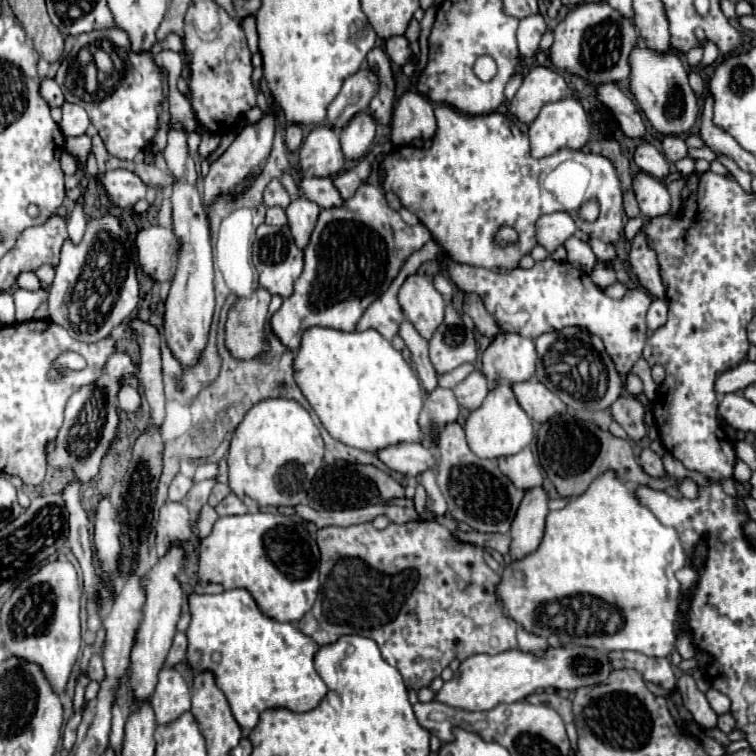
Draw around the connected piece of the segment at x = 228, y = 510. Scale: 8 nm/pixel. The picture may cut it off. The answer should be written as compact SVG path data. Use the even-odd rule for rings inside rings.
M231 493L231 495L227 495L227 497L215 507L215 511L217 511L219 515L241 515L241 513L247 513L249 507L247 507L235 493Z

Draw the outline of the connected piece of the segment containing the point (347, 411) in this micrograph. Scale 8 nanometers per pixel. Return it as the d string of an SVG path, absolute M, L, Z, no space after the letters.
M311 327L305 331L299 351L295 353L295 381L315 413L319 415L323 427L331 437L341 443L377 453L385 447L399 443L421 443L429 433L419 425L419 413L423 409L423 387L415 369L405 361L405 357L393 349L393 345L383 339L375 329L367 331L335 331L325 327Z

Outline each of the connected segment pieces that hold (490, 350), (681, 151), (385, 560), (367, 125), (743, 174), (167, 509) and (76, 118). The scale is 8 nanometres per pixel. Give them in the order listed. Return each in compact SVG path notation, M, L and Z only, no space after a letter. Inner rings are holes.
M501 333L483 353L483 373L489 381L515 383L535 375L535 343L517 333Z
M667 135L663 139L663 151L665 151L665 157L671 161L671 163L677 163L685 157L689 157L689 149L685 145L685 141L677 135Z
M413 521L389 525L383 531L371 523L349 527L323 527L317 531L321 551L321 589L315 605L299 621L299 629L319 645L335 643L343 635L373 639L383 659L397 667L405 685L413 691L429 687L453 659L467 659L475 653L497 655L517 647L517 623L503 615L497 585L499 575L483 561L483 549L459 543L447 527L437 521Z
M357 113L339 135L345 159L349 161L361 159L367 153L367 149L371 147L373 137L375 137L373 117L369 113Z
M717 157L727 169L729 169L729 173L733 175L733 179L747 191L747 193L751 193L751 175L747 173L747 171L743 171L743 169L739 169L739 165L737 163L733 163L729 157Z
M167 501L161 507L155 531L157 531L157 553L159 553L159 557L165 555L167 549L175 541L193 539L195 535L191 531L191 513L189 513L189 509L183 503Z
M65 103L61 109L63 109L63 121L61 121L63 135L65 137L85 135L87 127L89 127L89 117L87 117L85 109L79 105L71 105L71 103Z

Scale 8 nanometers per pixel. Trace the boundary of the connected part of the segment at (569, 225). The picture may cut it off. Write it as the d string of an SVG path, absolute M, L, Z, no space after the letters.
M551 213L541 215L537 221L537 241L549 253L553 253L559 245L565 243L575 233L575 223L567 213Z

